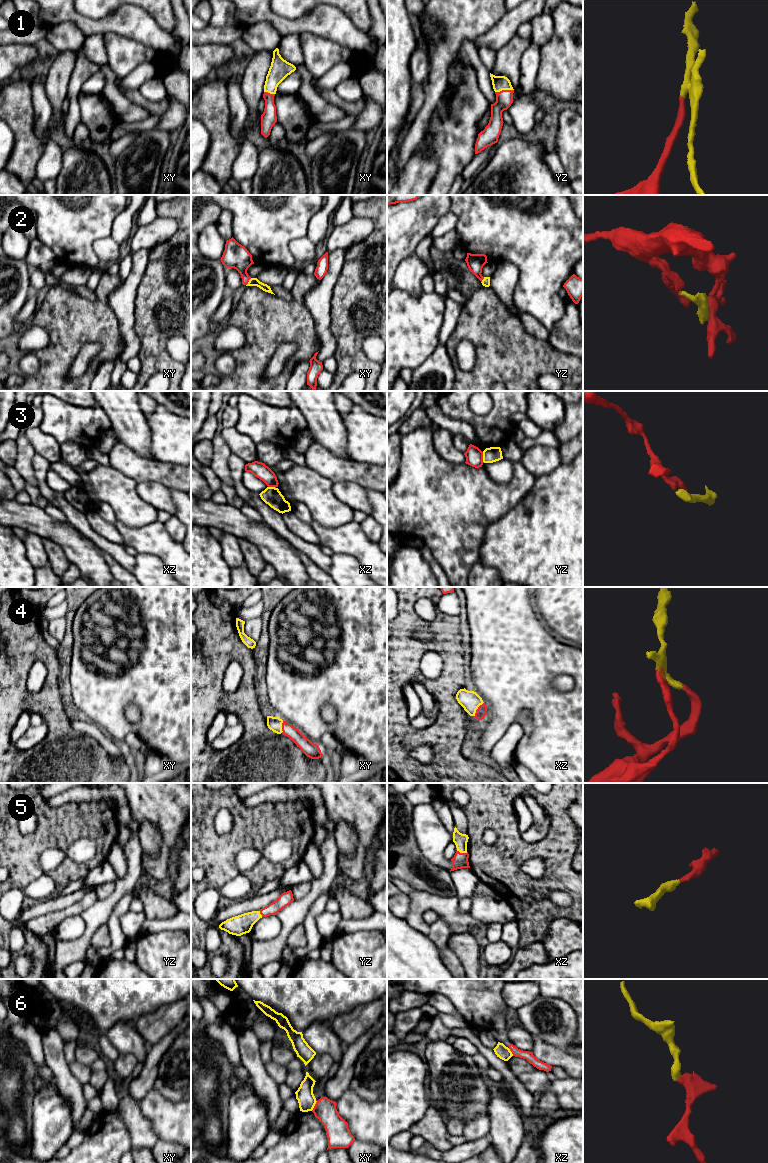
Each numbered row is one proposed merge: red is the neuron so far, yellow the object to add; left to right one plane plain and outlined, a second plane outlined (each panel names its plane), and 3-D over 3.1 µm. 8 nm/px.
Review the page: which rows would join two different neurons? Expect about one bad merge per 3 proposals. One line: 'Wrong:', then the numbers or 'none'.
Wrong: 3, 6

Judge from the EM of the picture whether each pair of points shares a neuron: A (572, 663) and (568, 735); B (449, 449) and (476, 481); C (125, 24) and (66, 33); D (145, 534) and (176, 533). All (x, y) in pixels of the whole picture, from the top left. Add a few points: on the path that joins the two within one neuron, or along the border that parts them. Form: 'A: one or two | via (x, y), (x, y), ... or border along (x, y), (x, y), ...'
A: one | via (552, 673), (547, 678), (547, 705), (557, 715)
B: two | border along (439, 454), (448, 461), (464, 463)
C: two | border along (57, 25), (61, 22), (73, 22), (86, 36)
D: two | border along (163, 523), (168, 534), (180, 542)

